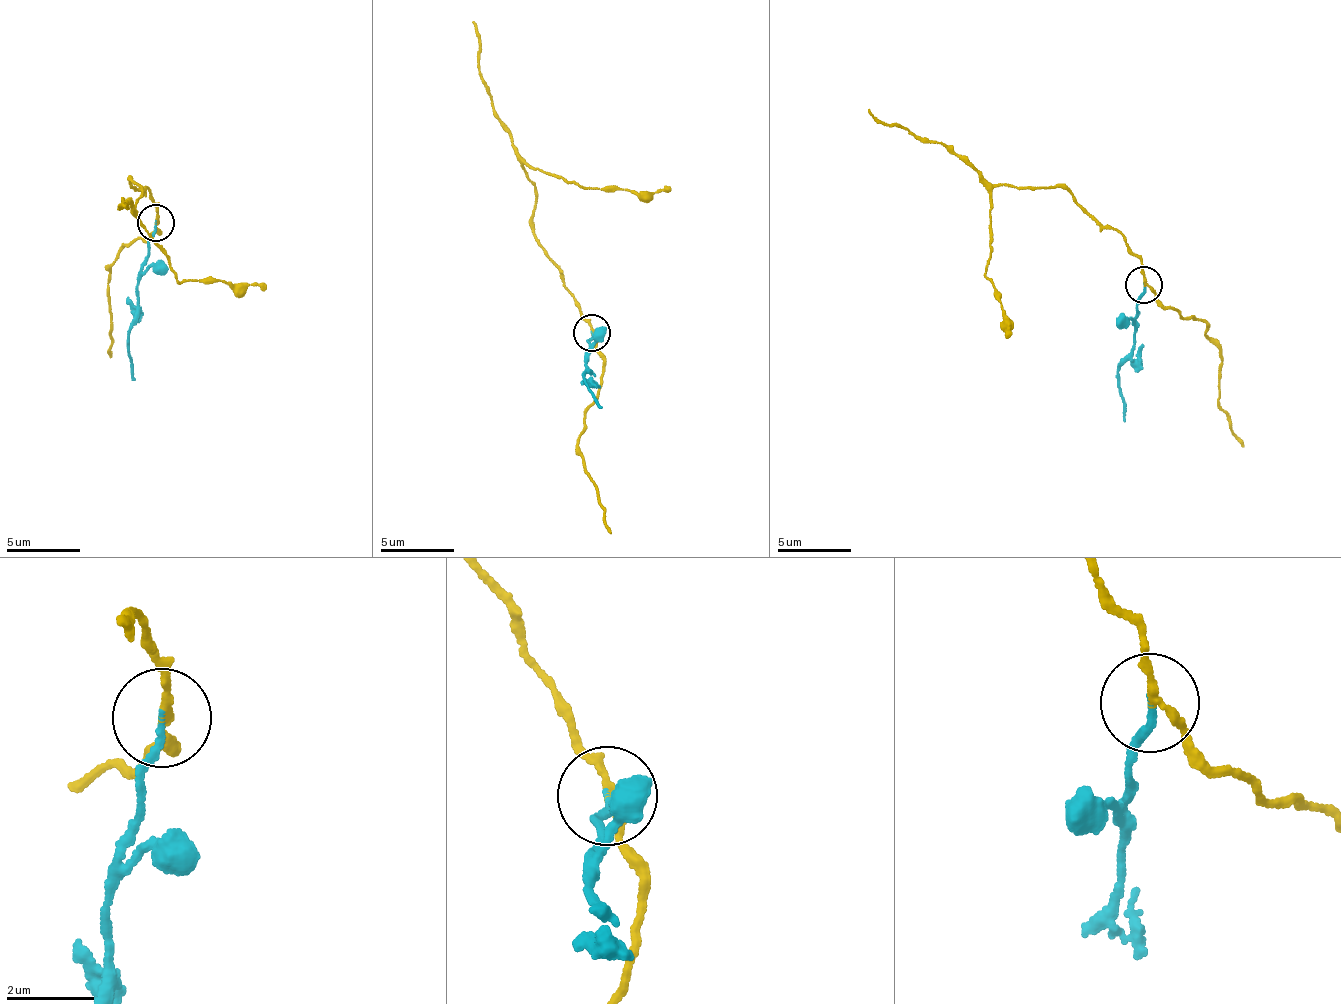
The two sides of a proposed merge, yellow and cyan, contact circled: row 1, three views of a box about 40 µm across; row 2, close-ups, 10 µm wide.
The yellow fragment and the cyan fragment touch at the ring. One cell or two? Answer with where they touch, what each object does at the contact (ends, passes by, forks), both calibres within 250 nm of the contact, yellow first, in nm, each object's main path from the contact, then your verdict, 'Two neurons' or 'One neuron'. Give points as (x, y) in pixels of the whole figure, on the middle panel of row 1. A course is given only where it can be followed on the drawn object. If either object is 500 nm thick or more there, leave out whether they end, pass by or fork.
Place: (592, 333). At the ring yellow passes by. At the ring cyan ends. Thickness 160 nm (yellow) against 140 nm. Course of yellow: (591, 333), (574, 294), (532, 226), (534, 181), (523, 166), (579, 186), (661, 192), (670, 188). Course of cyan: (591, 333), (594, 341), (588, 339), (591, 374), (582, 372), (603, 409). Two neurons

